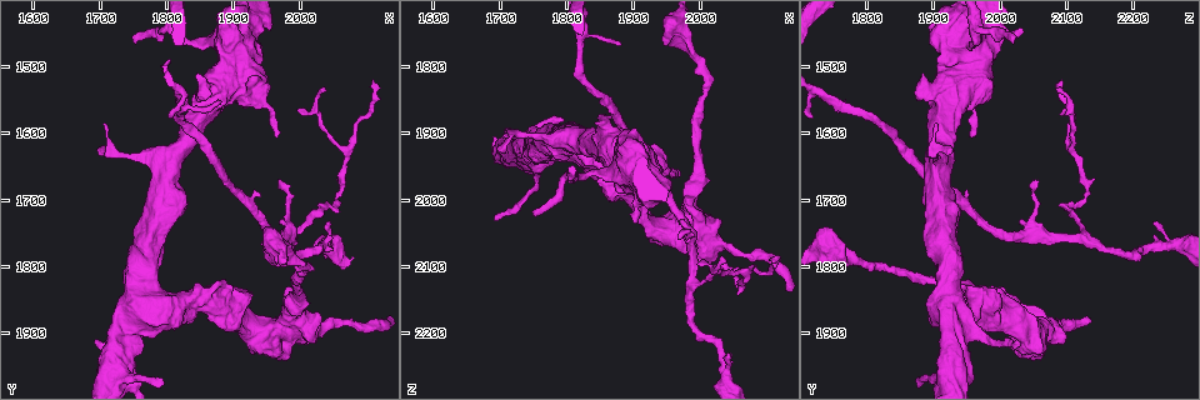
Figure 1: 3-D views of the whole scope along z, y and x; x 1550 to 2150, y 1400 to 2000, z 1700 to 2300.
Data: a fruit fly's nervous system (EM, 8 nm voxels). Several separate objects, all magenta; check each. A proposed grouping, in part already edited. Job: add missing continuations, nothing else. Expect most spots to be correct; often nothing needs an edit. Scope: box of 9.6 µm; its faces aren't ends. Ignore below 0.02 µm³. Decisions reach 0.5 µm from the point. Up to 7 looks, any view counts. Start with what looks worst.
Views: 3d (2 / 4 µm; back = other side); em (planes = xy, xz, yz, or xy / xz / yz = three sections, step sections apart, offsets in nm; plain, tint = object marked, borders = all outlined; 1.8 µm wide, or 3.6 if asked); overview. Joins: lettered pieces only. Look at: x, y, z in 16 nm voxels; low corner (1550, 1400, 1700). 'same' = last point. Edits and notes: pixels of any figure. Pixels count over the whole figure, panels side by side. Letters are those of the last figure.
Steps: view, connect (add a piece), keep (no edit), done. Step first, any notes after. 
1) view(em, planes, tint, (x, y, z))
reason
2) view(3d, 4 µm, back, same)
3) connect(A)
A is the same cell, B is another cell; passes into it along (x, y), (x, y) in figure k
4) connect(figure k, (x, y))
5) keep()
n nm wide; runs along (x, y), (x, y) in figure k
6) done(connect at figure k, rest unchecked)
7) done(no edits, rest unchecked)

view(3d, 2 µm, (1985, 1755, 2120))

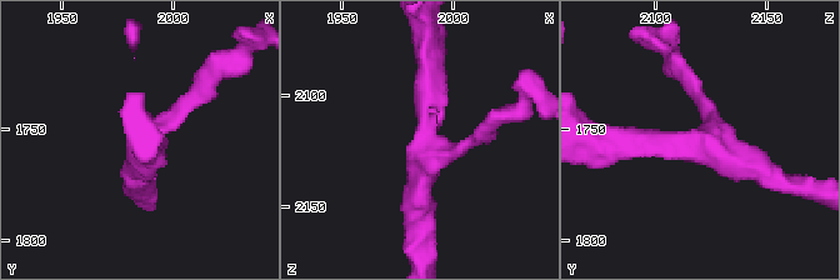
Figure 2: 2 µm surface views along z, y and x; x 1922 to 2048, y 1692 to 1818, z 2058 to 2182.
view(em, xy, step 8, borders, (1986, 1758, 2125))
3 arms

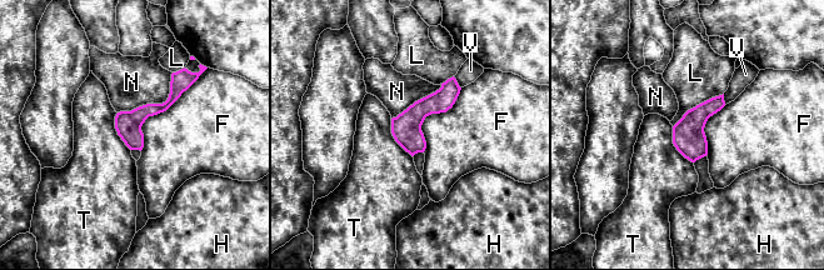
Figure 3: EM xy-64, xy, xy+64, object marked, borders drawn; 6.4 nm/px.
view(em, planes, borders, same)

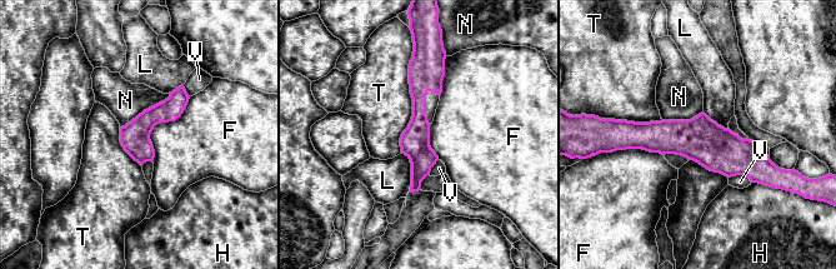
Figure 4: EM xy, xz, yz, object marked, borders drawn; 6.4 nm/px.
keep()
F, H, L, N, T and V are other cells; border along (190, 96), (154, 126), (151, 160) in figure 4; no lettered piece goes on from it

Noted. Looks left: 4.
view(3d, 2 µm, (2045, 1730, 2235))
branch stops here

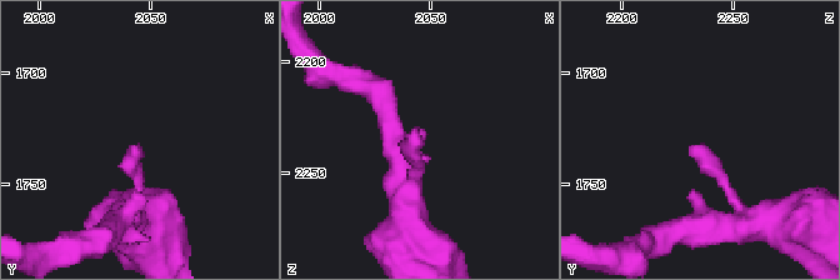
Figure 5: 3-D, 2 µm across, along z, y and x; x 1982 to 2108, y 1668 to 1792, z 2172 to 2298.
view(em, planes, borders, (2044, 1732, 2232))
now the EM

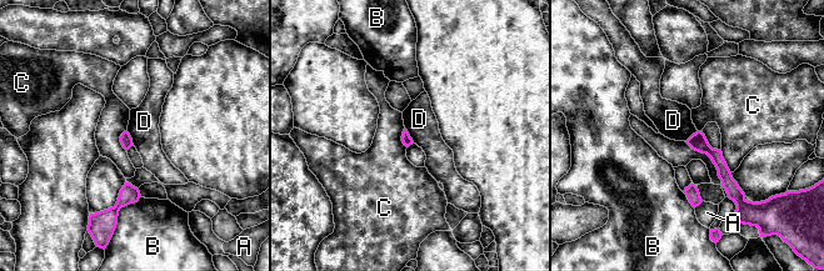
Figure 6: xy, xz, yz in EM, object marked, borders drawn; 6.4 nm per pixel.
keep()
A, B, C and D are other cells; runs along (699, 134), (733, 194) in figure 6; no lettered piece goes on from it

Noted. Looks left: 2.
view(em, xz, step 4, borders, (1755, 1465, 2020))

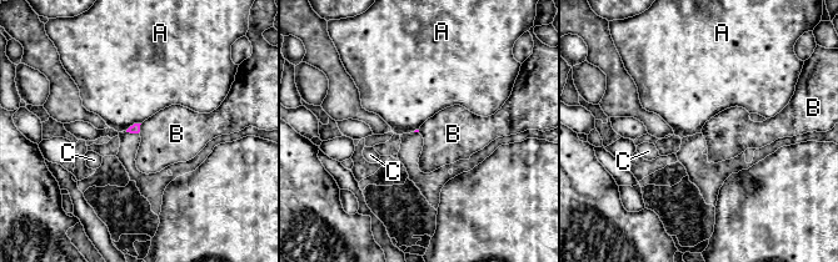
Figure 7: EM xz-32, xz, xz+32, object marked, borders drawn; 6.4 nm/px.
view(em, planes, borders, same)
another direction

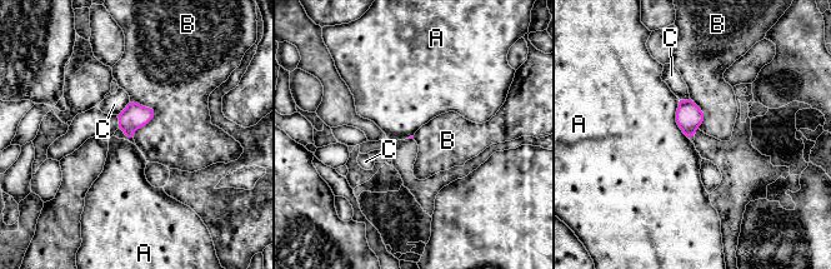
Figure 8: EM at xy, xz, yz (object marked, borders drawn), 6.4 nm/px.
keep()
A, B and C are other cells; border along (136, 101), (153, 116), (133, 135) in figure 8; no lettered piece goes on from it

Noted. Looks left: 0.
done(no edits, rest unchecked)

